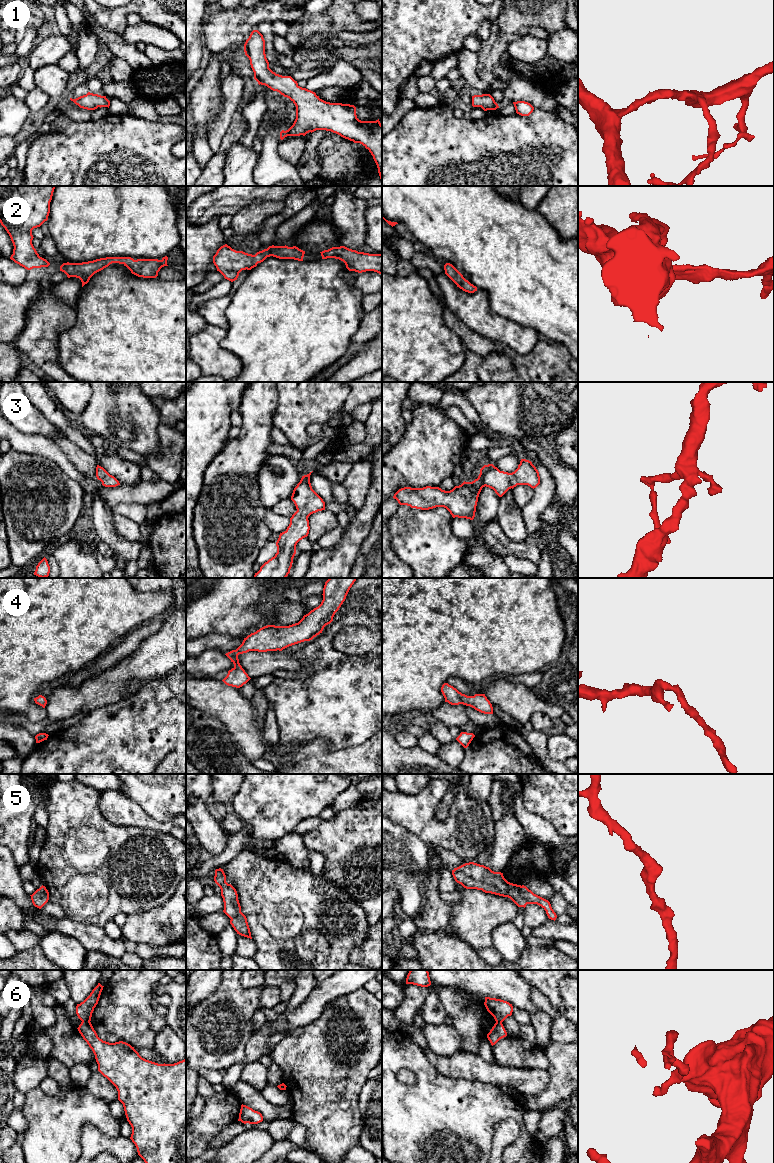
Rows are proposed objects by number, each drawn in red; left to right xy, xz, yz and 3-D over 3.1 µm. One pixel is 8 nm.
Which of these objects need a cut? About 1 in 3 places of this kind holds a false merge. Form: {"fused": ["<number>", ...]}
{"fused": ["6"]}

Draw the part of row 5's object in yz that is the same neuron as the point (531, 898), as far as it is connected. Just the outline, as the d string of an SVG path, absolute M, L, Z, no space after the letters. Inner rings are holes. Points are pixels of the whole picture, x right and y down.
M474 862L465 863L452 870L455 881L466 889L482 890L510 898L518 907L537 904L545 911L549 919L556 920L557 915L548 900L534 894L524 885L508 882L501 872L494 872L489 867Z

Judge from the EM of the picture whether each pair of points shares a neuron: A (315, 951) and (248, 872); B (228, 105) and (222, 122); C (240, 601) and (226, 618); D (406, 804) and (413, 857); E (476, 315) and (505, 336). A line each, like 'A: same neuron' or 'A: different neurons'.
A: same neuron
B: same neuron
C: same neuron
D: different neurons
E: same neuron

